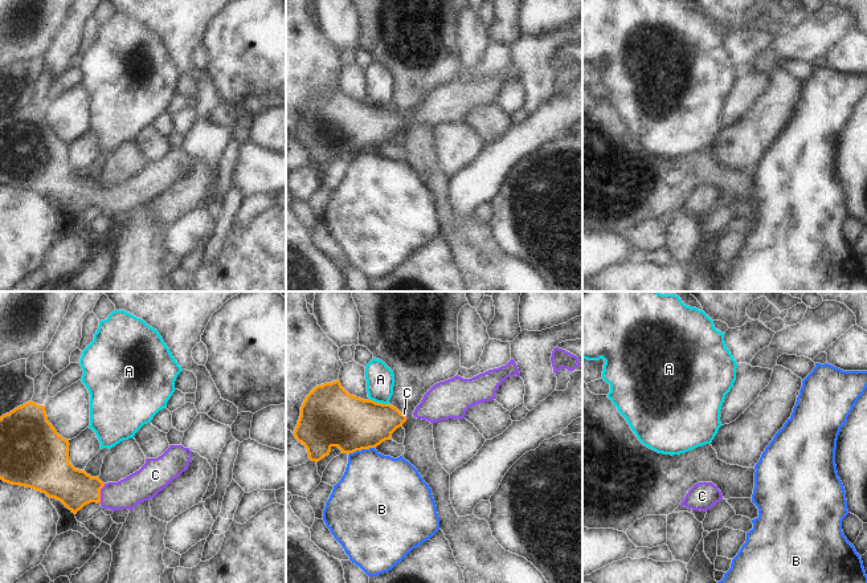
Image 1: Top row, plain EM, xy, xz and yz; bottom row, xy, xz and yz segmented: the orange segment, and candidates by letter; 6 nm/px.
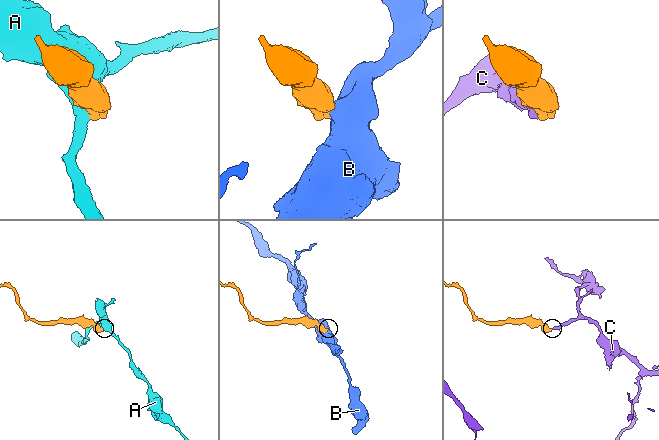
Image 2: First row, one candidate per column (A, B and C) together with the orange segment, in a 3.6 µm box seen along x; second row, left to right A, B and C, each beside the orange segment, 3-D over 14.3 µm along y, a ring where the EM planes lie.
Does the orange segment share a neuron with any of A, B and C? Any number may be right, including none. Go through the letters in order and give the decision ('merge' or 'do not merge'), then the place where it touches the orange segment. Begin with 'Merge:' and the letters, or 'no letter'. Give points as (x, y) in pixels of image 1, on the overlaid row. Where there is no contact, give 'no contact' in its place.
Merge: C
A: do not merge | xz (379, 403)
B: do not merge | xz (360, 449)
C: merge | xy (99, 493)

